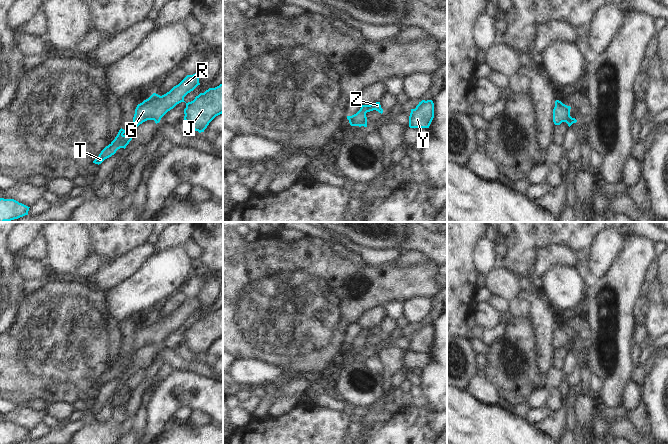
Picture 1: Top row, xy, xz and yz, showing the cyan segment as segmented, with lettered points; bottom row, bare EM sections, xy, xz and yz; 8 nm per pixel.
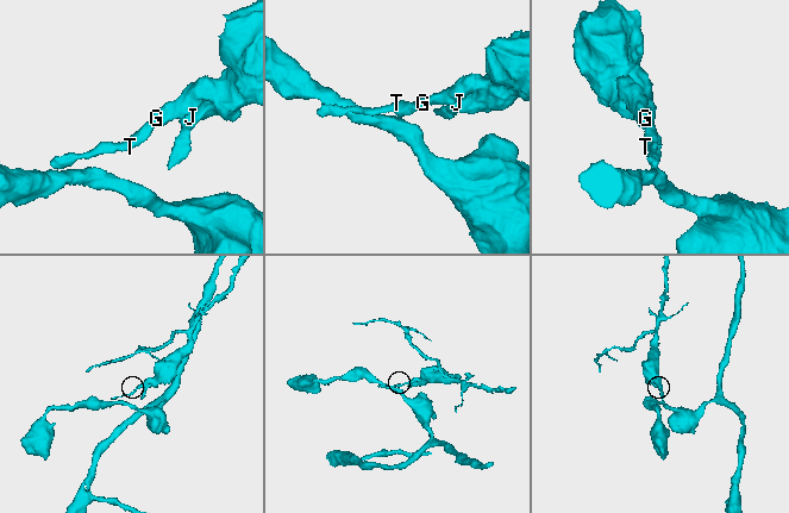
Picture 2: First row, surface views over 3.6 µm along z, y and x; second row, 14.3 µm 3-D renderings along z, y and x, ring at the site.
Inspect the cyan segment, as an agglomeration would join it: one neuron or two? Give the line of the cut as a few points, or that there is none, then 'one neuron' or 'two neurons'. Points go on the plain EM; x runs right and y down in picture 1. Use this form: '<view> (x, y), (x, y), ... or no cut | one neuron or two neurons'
no cut | one neuron

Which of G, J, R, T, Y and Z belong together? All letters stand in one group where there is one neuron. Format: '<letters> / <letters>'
G J R T Y Z

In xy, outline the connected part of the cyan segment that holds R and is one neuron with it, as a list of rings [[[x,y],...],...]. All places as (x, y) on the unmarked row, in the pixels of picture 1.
[[[197,297],[187,299],[178,309],[174,310],[169,316],[160,320],[153,317],[148,323],[138,328],[133,341],[133,349],[130,353],[120,353],[115,363],[106,370],[99,380],[93,385],[95,388],[101,388],[105,383],[111,381],[120,372],[126,372],[132,364],[135,353],[147,344],[154,344],[159,347],[161,342],[177,328],[184,325],[184,321],[193,315],[199,307]]]

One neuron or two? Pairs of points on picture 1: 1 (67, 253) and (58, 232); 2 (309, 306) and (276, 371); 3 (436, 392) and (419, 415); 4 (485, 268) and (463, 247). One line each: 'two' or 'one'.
1: one
2: two
3: one
4: two

